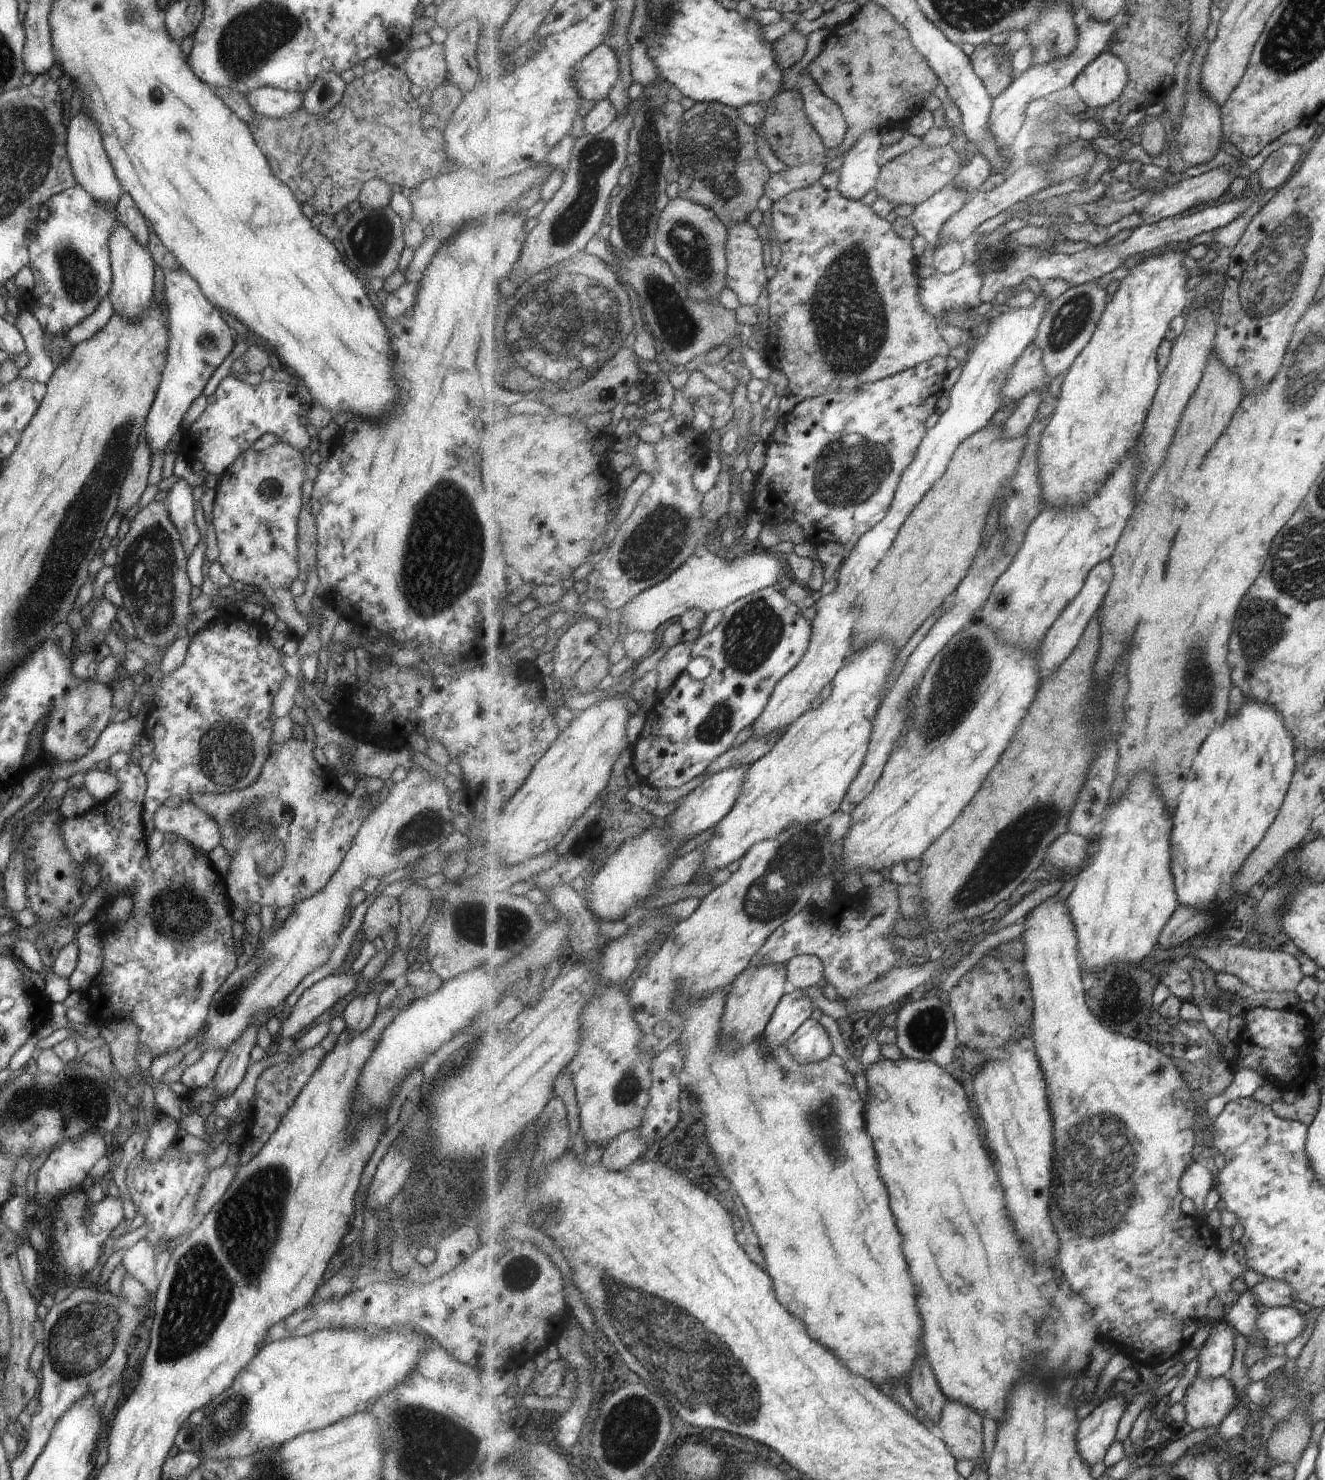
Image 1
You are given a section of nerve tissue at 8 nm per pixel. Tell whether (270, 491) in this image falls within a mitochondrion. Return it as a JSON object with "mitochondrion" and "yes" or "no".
{"mitochondrion":"yes"}

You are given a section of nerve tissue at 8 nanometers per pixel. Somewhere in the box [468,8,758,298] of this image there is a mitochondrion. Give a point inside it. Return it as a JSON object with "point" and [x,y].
{"point":[709,148]}

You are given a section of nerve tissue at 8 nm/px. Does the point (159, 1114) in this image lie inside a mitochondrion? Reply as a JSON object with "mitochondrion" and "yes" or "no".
{"mitochondrion":"no"}

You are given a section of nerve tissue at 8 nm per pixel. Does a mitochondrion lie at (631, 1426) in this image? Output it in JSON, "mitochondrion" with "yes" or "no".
{"mitochondrion":"yes"}

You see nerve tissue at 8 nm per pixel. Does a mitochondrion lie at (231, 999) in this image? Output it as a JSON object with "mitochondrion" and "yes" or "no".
{"mitochondrion":"yes"}

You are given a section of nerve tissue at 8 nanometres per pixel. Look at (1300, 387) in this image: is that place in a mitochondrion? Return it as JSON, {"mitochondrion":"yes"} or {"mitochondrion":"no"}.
{"mitochondrion":"yes"}

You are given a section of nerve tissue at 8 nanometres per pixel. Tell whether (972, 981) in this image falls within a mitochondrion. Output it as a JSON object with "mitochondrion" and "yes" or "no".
{"mitochondrion":"no"}

